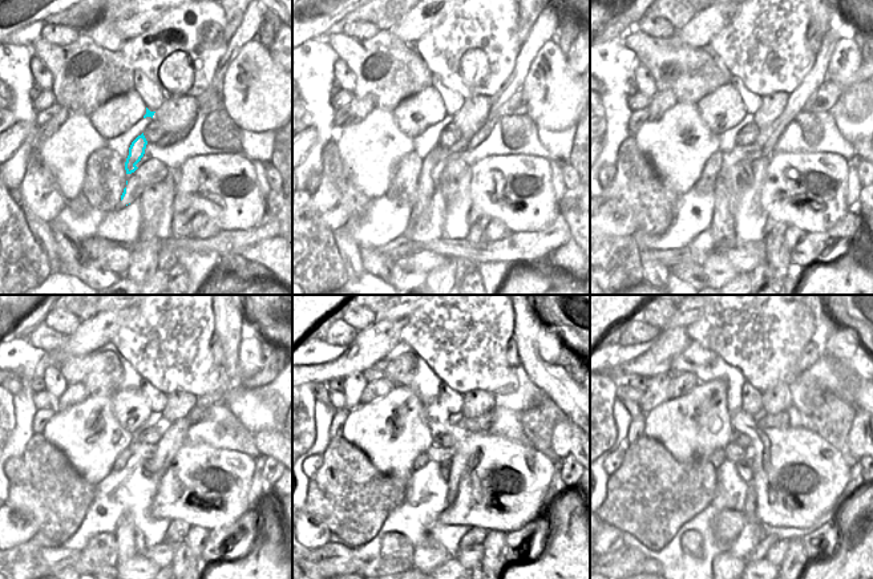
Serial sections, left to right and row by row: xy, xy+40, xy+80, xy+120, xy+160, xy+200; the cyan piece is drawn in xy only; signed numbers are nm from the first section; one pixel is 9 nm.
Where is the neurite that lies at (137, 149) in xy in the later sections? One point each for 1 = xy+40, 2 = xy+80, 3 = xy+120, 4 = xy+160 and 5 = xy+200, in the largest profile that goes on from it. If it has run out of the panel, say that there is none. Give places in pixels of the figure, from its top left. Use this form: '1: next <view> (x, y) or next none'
1: next xy+40 (425, 186)
2: next xy+80 (723, 226)
3: next xy+120 (130, 542)
4: next xy+160 (429, 554)
5: next xy+200 (724, 565)

